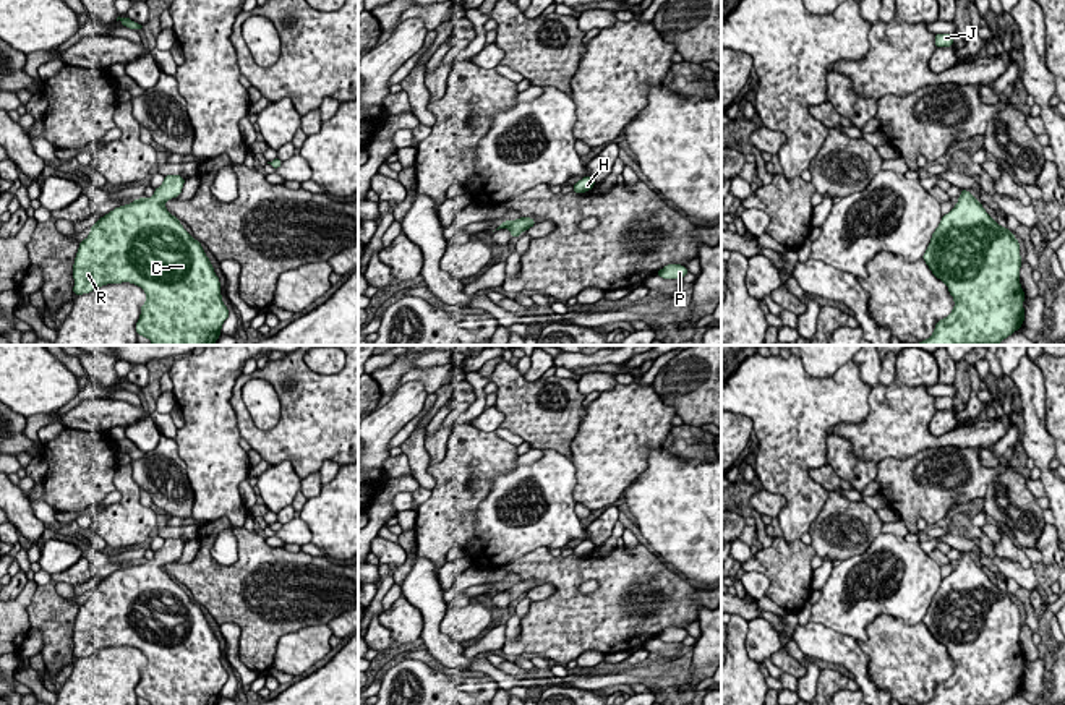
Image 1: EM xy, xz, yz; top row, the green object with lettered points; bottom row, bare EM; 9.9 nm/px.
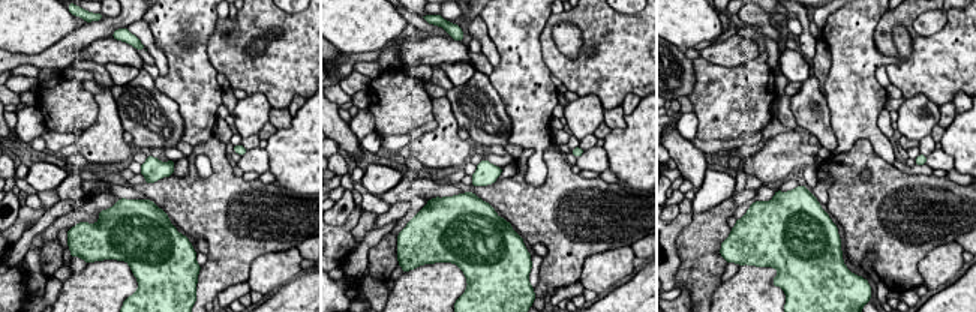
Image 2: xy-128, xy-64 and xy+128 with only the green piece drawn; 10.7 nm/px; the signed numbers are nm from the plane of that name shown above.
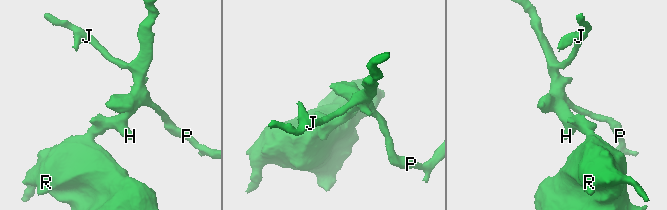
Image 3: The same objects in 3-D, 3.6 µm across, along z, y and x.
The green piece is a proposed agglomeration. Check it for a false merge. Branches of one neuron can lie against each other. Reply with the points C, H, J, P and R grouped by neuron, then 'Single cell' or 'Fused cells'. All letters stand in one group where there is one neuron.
Groups: C H J P R. Single cell

